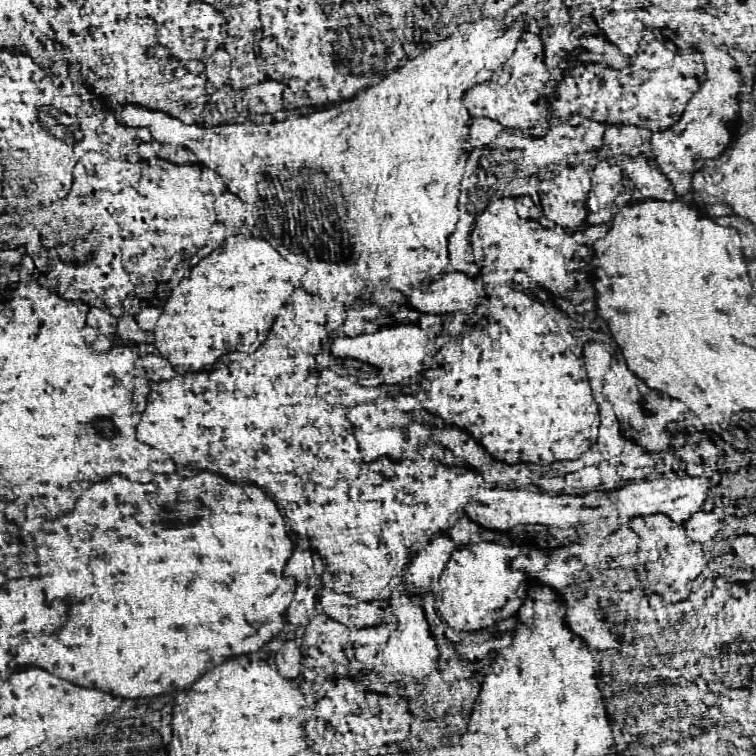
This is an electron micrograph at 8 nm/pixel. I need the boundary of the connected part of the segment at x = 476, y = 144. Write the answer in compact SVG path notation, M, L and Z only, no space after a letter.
M473 118L469 125L468 141L472 148L485 148L485 144L495 142L499 136L499 126L489 118Z

